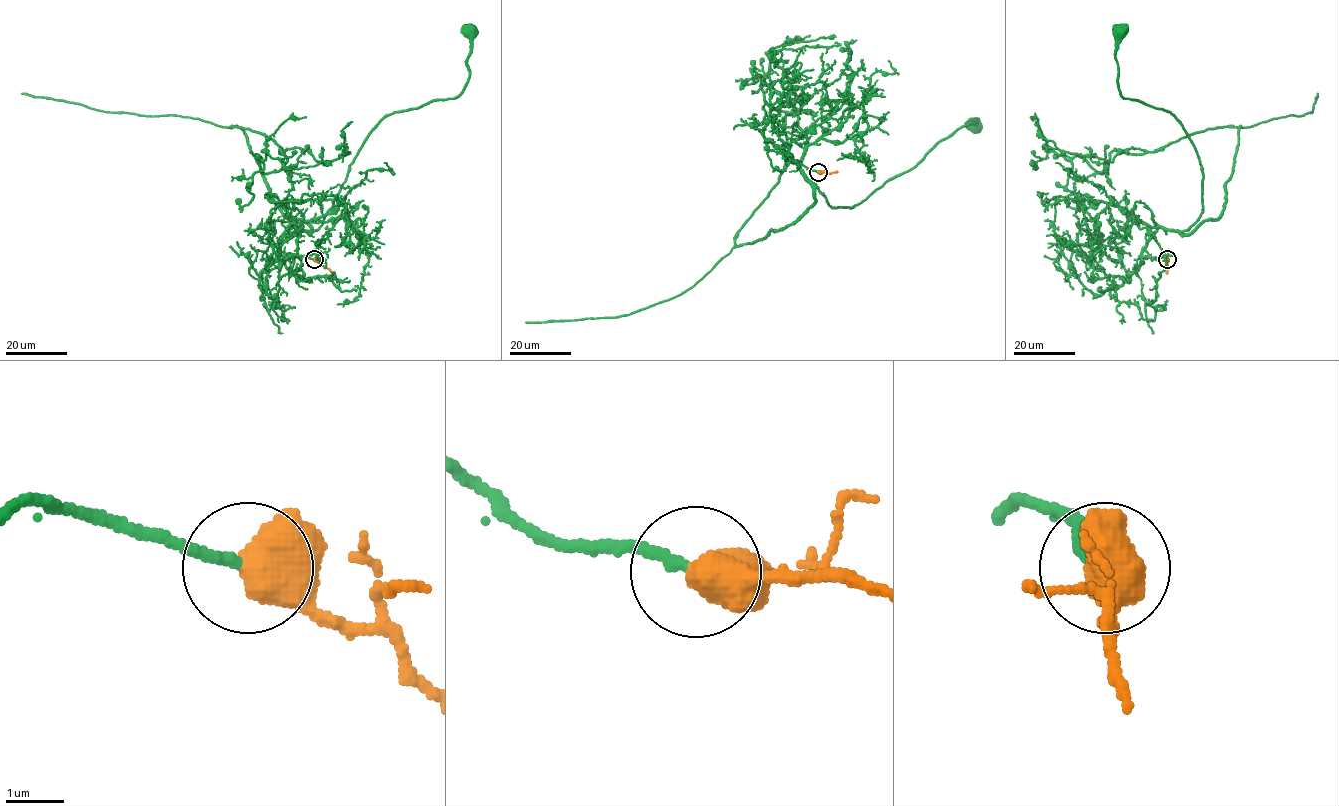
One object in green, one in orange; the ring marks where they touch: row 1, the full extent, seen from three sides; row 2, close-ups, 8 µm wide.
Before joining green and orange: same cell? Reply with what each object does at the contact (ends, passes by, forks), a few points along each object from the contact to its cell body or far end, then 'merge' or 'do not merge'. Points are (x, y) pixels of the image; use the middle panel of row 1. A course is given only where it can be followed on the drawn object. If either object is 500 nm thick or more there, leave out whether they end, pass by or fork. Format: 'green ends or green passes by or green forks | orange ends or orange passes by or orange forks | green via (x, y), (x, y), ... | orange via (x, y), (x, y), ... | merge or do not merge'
green via (817, 171), (784, 150), (832, 207), (854, 206), (889, 180), (912, 169), (939, 141), (973, 120), (973, 127) | orange via (818, 171), (837, 171) | merge

